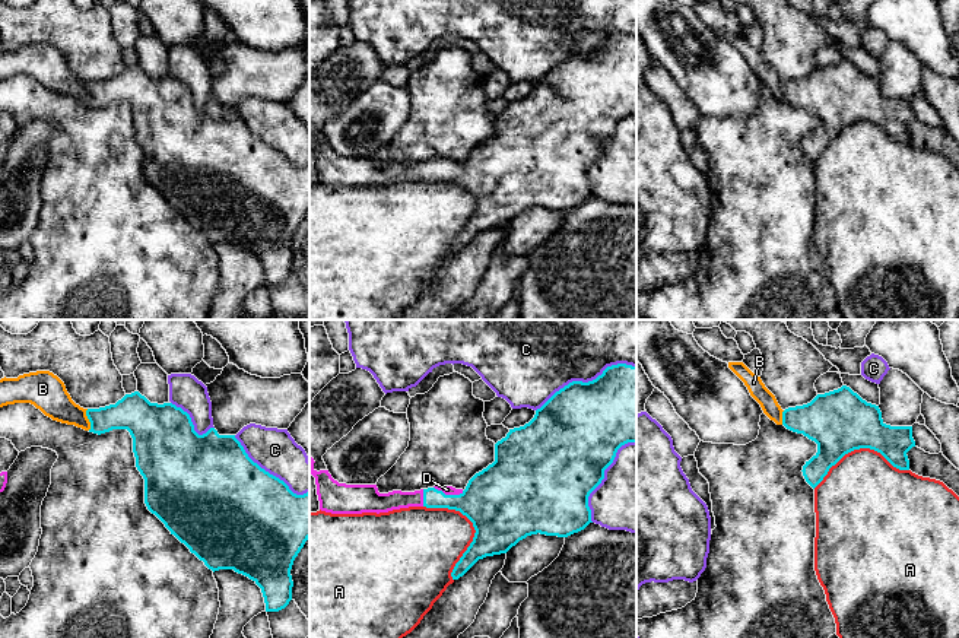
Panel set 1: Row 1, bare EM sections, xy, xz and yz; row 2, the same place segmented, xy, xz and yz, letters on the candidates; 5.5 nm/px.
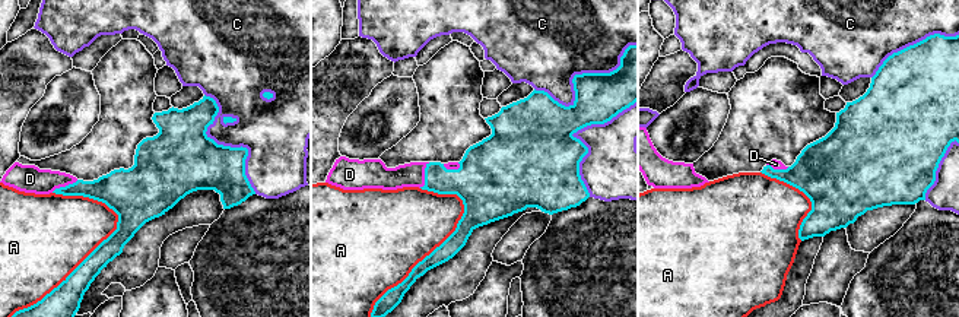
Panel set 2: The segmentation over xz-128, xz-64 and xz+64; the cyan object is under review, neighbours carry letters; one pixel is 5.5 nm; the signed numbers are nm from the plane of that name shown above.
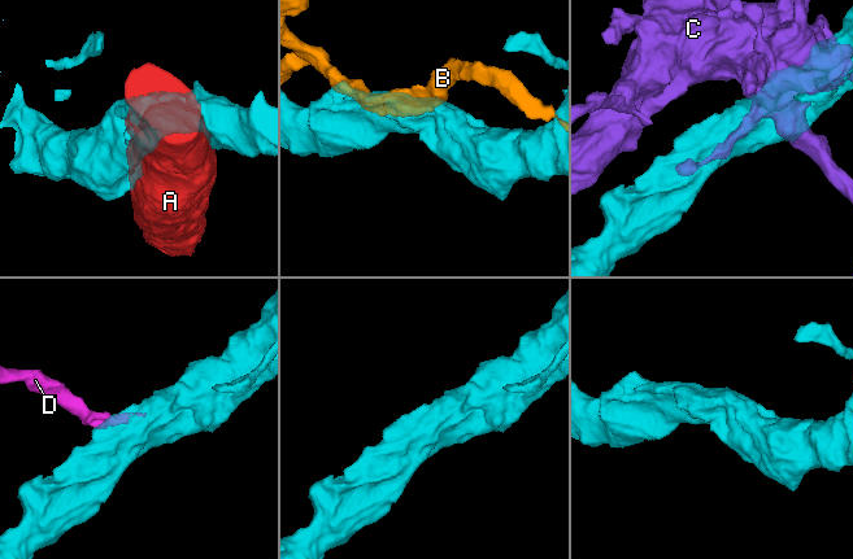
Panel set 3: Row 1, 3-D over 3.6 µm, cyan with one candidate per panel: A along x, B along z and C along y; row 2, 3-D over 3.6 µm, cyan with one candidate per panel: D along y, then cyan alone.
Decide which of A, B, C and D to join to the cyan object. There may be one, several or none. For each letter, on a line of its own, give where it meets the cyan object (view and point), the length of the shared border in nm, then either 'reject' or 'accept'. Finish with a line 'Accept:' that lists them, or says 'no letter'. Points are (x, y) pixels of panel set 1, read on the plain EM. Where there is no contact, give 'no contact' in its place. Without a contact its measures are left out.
A: xz (473, 199) | 440 nm | reject
B: xy (88, 91) | 120 nm | reject
C: xz (586, 56) | 600 nm | reject
D: xz (448, 168) | 170 nm | accept
Accept: D

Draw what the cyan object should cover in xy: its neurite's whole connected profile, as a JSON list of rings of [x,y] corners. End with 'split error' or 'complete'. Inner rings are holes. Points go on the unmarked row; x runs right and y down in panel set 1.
[[[139,64],[126,67],[115,77],[88,82],[89,105],[127,102],[133,111],[136,140],[145,152],[145,177],[165,200],[204,238],[215,244],[234,242],[253,253],[263,266],[266,285],[279,285],[292,273],[290,242],[309,212],[309,165],[293,166],[279,150],[254,136],[235,108],[219,108],[215,101],[199,108],[187,85],[172,76],[150,76]]] | complete

